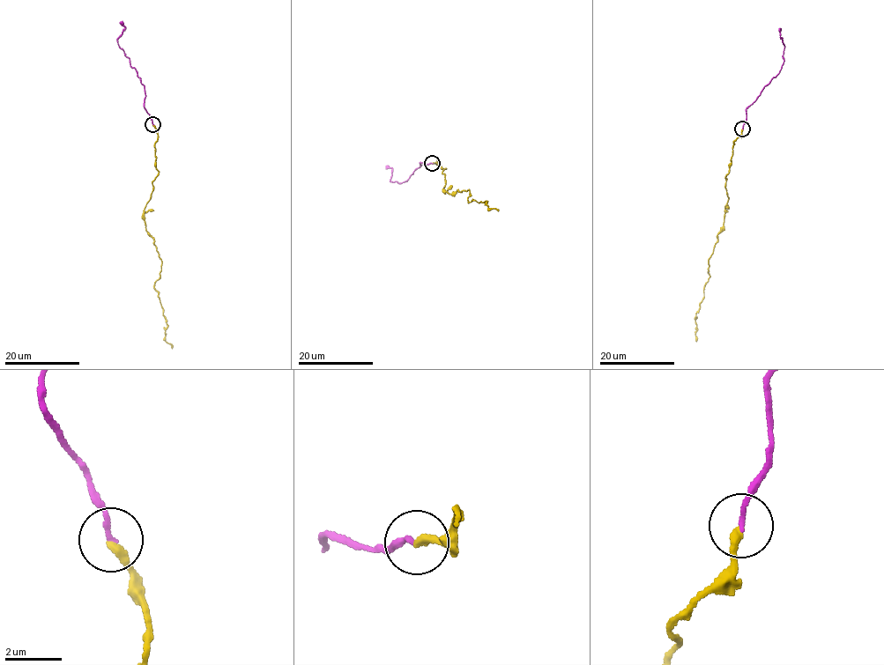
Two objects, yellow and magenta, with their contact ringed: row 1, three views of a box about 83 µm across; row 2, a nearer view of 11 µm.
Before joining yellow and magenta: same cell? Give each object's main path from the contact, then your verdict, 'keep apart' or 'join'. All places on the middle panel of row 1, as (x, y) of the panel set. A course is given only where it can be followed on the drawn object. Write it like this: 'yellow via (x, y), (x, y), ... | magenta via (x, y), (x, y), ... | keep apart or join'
yellow via (432, 164), (437, 159), (446, 169), (447, 193), (469, 190), (469, 203), (486, 201), (498, 210) | magenta via (432, 164), (420, 162), (421, 165), (406, 181), (398, 183), (390, 180), (392, 169), (386, 166) | join

